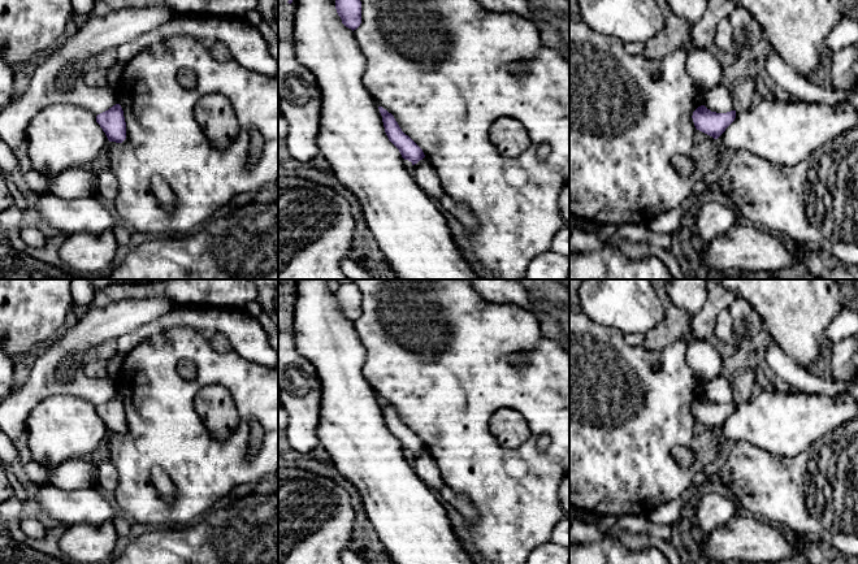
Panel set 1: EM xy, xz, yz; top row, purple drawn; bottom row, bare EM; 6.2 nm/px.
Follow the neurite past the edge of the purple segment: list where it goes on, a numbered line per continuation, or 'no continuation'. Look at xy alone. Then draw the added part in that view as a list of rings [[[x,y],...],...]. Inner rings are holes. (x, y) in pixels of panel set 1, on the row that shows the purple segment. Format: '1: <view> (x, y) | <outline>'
no continuation

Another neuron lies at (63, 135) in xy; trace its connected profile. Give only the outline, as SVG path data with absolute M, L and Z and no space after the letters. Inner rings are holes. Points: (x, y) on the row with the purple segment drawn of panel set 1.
M69 103L40 109L26 135L31 168L46 178L73 166L91 166L108 142L96 116Z

